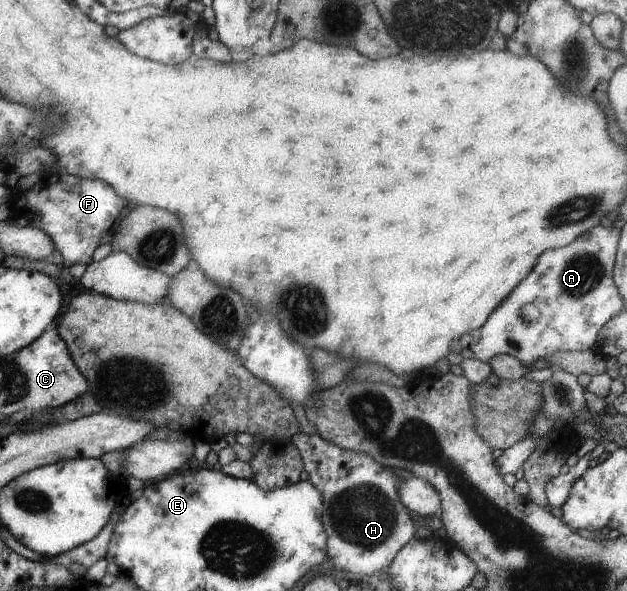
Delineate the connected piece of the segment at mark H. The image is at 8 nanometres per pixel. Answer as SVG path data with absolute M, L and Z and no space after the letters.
M316 433L310 435L295 434L288 441L298 449L303 470L307 473L307 482L313 484L322 497L321 523L326 539L328 565L335 570L345 570L354 575L372 575L378 570L389 567L390 563L410 542L416 527L408 515L409 509L398 499L398 487L401 480L382 467L370 455L336 447Z

